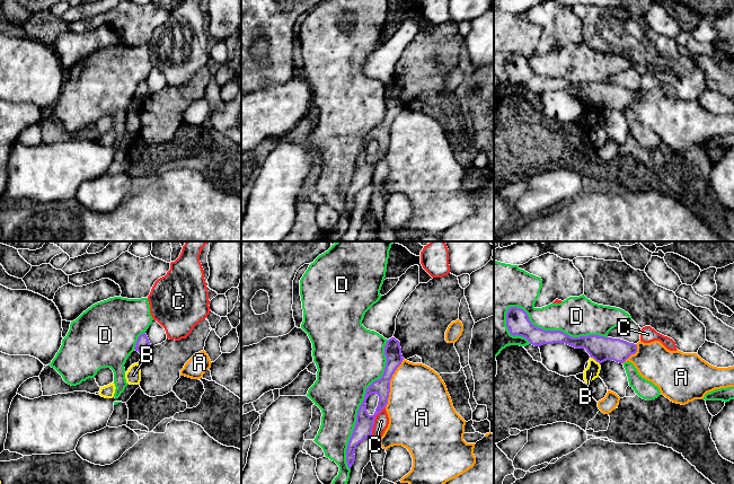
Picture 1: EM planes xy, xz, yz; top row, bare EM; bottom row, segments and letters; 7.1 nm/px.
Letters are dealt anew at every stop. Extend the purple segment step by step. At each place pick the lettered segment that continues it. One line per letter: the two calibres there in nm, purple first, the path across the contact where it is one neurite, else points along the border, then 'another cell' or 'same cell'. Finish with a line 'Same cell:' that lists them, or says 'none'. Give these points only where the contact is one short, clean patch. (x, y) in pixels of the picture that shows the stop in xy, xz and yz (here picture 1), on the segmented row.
A: 130 nm thick on the purple side, 440 nm on the other; another cell
B: 180 nm thick on the purple side, 100 nm on the other; border along yz (591, 357), (599, 363); another cell
C: 130 nm thick on the purple side, 100 nm on the other; border along xz (385, 406), (376, 416), (371, 434); another cell
D: 140 nm thick on the purple side, 280 nm on the other; another cell
Same cell: none

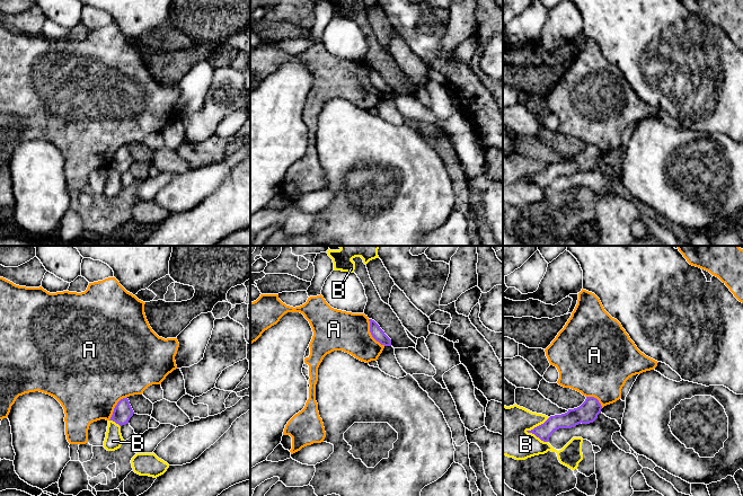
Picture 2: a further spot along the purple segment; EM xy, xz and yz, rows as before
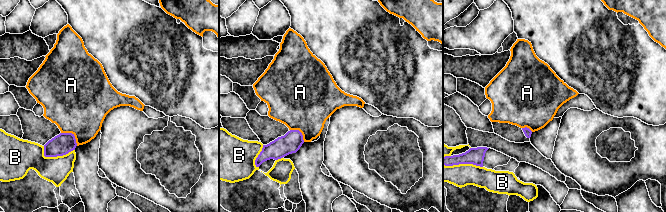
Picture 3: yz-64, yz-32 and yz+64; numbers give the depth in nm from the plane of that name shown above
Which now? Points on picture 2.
A: 90 nm thick on the purple side, 280 nm on the other; border along xz (368, 319), (370, 334), (385, 345); another cell
B: 120 nm thick on the purple side, 340 nm on the other; another cell
Same cell: none

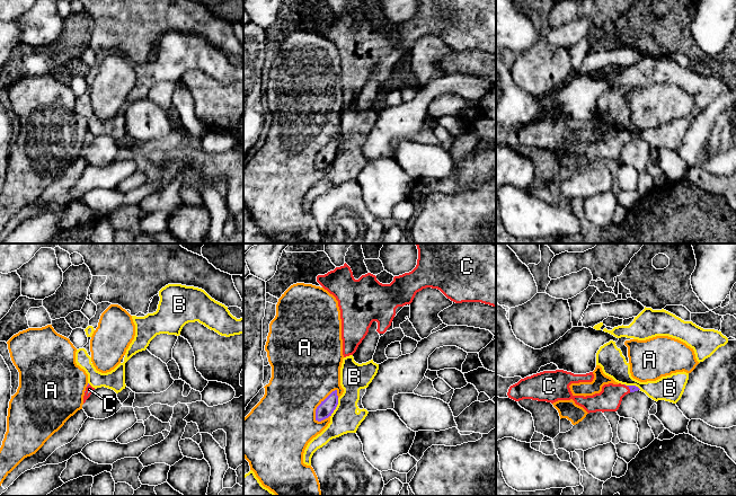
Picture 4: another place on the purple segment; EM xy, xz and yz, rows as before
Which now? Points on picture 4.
A: 110 nm thick on the purple side, 460 nm on the other; another cell
B: 110 nm thick on the purple side, 200 nm on the other; border along xz (338, 398), (338, 404), (330, 416); another cell
C: 50 nm thick on the purple side, 170 nm on the other; runs through yz (632, 388), (629, 388), (617, 391), (609, 399); same cell
Same cell: C

